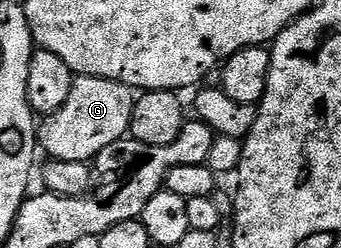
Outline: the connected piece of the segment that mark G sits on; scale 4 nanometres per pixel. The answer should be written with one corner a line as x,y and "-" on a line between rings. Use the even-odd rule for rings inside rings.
74,77
67,104
48,115
40,127
40,149
59,162
92,163
107,144
115,144
129,134
134,101
135,91
127,84
106,78

